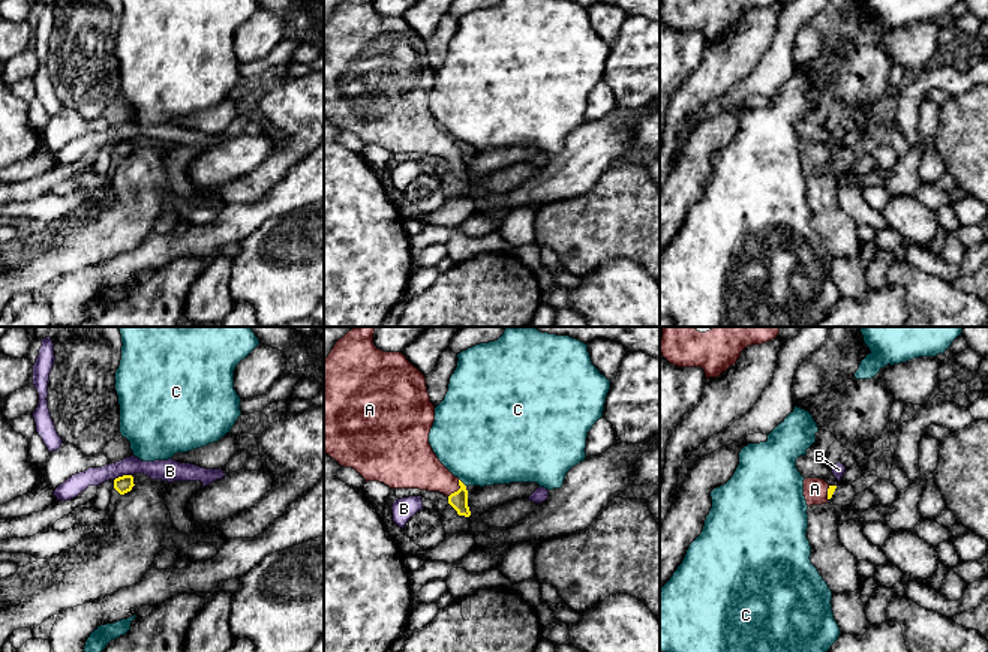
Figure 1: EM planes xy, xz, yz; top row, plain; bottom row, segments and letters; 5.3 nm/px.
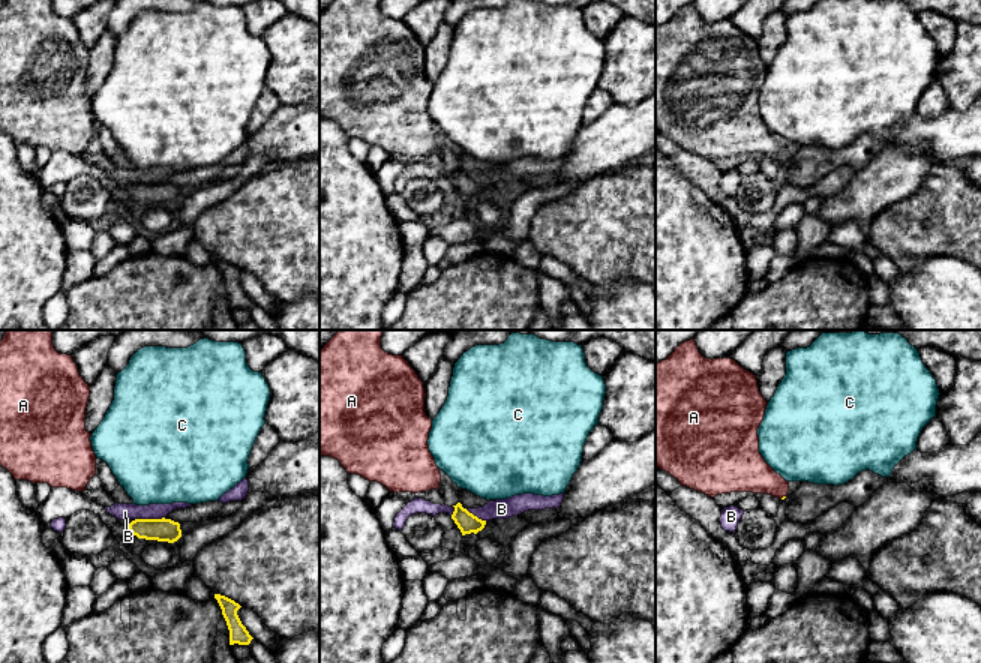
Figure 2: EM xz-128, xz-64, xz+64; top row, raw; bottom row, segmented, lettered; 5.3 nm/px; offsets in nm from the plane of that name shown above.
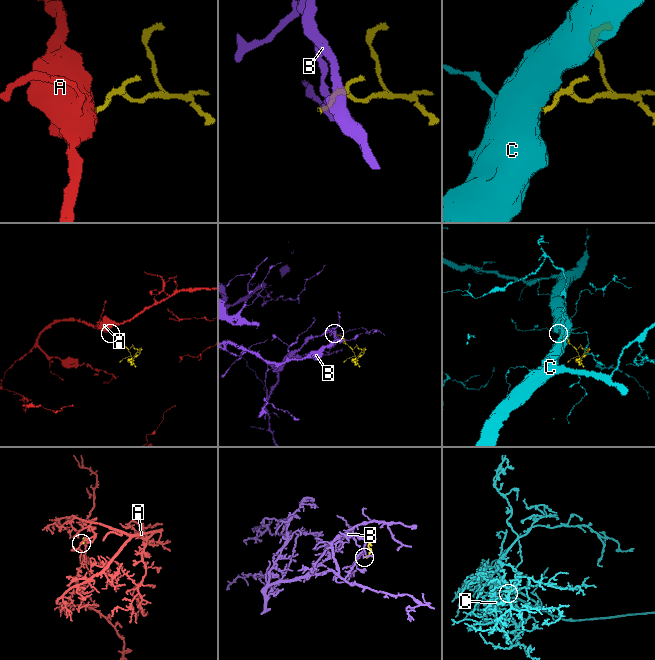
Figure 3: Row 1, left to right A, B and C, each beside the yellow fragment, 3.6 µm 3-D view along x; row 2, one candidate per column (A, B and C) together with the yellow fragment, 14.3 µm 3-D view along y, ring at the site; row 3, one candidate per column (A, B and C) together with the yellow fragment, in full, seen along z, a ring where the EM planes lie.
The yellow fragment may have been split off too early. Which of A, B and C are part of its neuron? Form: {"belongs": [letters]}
{"belongs": ["A"]}

